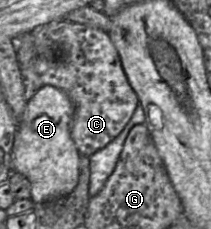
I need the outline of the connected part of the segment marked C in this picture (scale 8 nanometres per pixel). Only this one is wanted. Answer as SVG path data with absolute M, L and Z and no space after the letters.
M59 19L32 31L35 90L51 85L67 94L74 105L70 133L80 155L90 157L124 129L139 99L123 71L108 33L88 25Z

